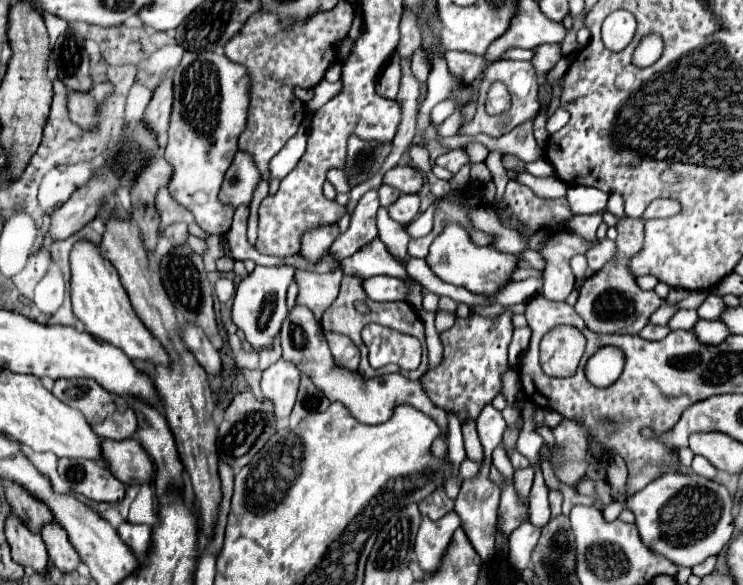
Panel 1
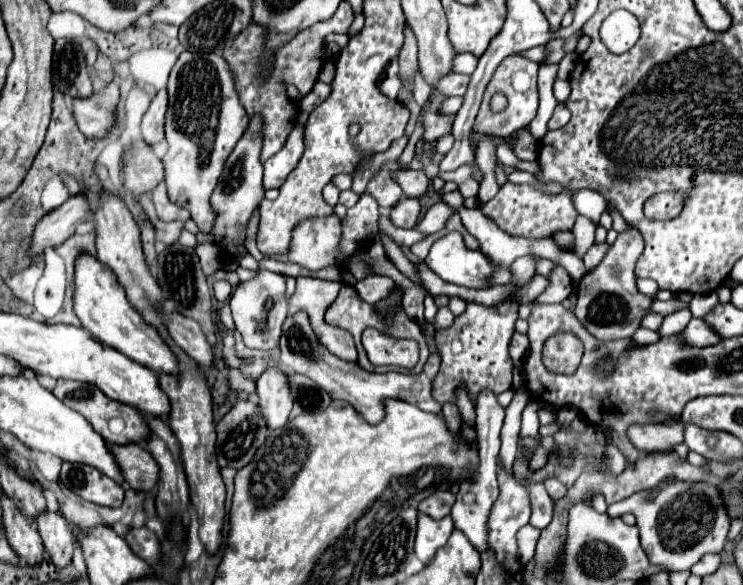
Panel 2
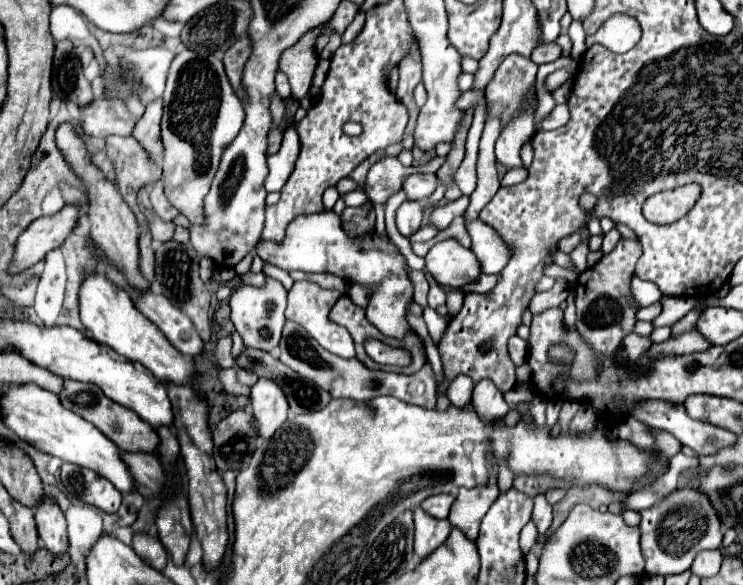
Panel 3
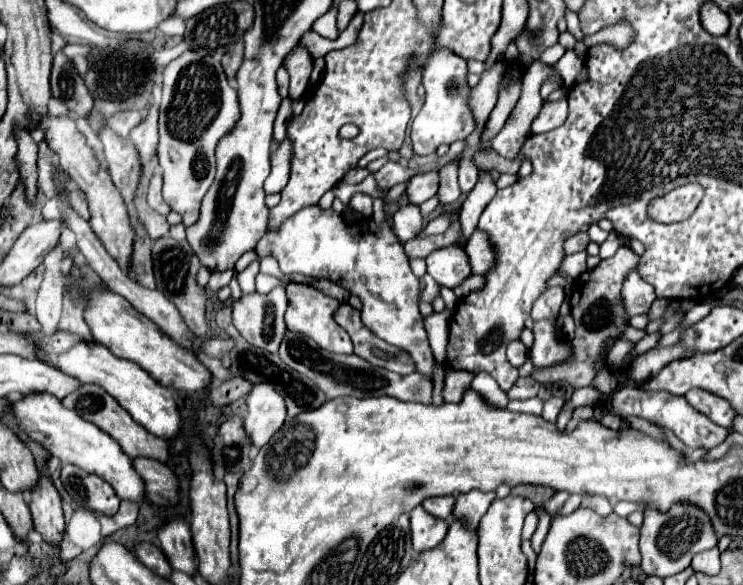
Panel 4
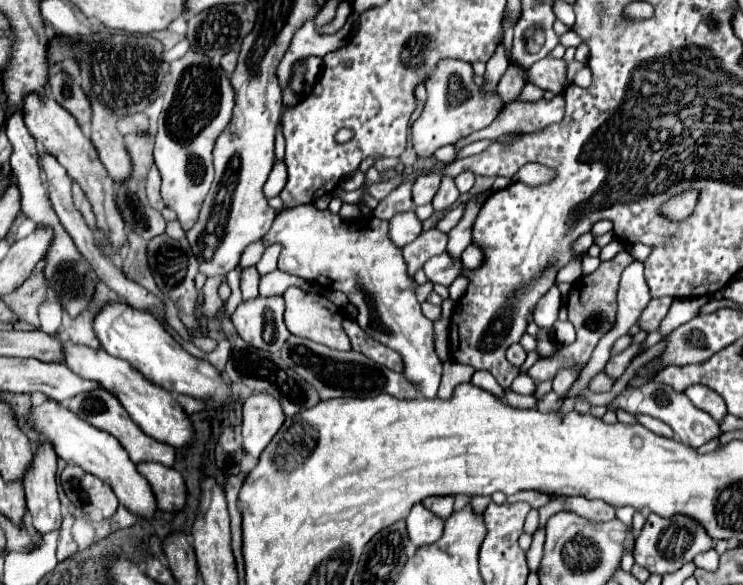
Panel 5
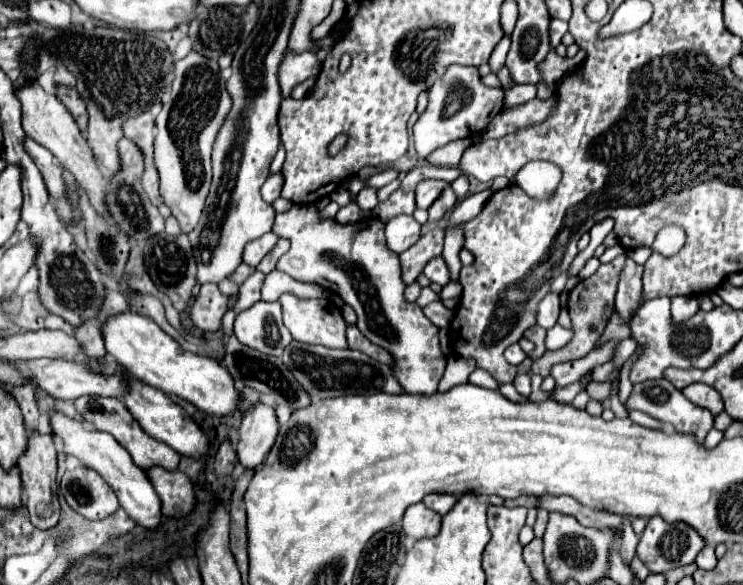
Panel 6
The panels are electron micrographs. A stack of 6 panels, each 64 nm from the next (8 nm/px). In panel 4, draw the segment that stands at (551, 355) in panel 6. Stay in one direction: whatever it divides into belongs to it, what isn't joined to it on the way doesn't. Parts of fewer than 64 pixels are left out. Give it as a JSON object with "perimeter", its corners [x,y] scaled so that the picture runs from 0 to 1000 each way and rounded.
{"perimeter":[[[837,421],[824,441],[810,444],[799,462],[791,462],[778,479],[773,479],[770,506],[767,506],[767,537],[770,537],[770,544],[775,550],[775,574],[770,581],[770,615],[764,615],[759,622],[748,622],[746,629],[719,629],[716,632],[716,646],[721,653],[727,653],[727,656],[746,656],[751,650],[759,650],[759,653],[767,653],[773,663],[794,660],[794,653],[802,643],[802,636],[816,626],[816,622],[808,622],[808,591],[810,591],[810,585],[816,578],[821,578],[821,574],[834,574],[837,564],[840,564],[840,523],[837,523],[837,513],[834,513],[834,492],[837,492],[840,472],[856,451],[859,451],[859,438],[845,421]]]}

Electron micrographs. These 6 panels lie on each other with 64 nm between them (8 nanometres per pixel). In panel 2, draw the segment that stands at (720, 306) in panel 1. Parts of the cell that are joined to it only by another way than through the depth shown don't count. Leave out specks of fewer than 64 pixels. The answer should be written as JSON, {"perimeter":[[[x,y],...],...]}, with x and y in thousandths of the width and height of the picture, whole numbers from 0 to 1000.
{"perimeter":[[[958,499],[958,503],[942,503],[942,506],[934,506],[934,509],[931,509],[931,516],[929,516],[929,533],[931,533],[934,544],[945,544],[945,540],[950,540],[964,520],[966,520],[964,499]]]}

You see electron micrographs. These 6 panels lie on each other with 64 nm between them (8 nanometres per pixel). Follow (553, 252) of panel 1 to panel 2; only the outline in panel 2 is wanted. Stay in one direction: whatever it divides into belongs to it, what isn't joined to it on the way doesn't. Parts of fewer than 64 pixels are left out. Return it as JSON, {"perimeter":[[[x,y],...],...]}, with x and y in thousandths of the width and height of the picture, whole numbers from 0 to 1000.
{"perimeter":[[[748,455],[746,465],[738,472],[738,479],[740,479],[740,489],[719,513],[719,520],[754,520],[767,506],[770,479],[759,458]]]}

